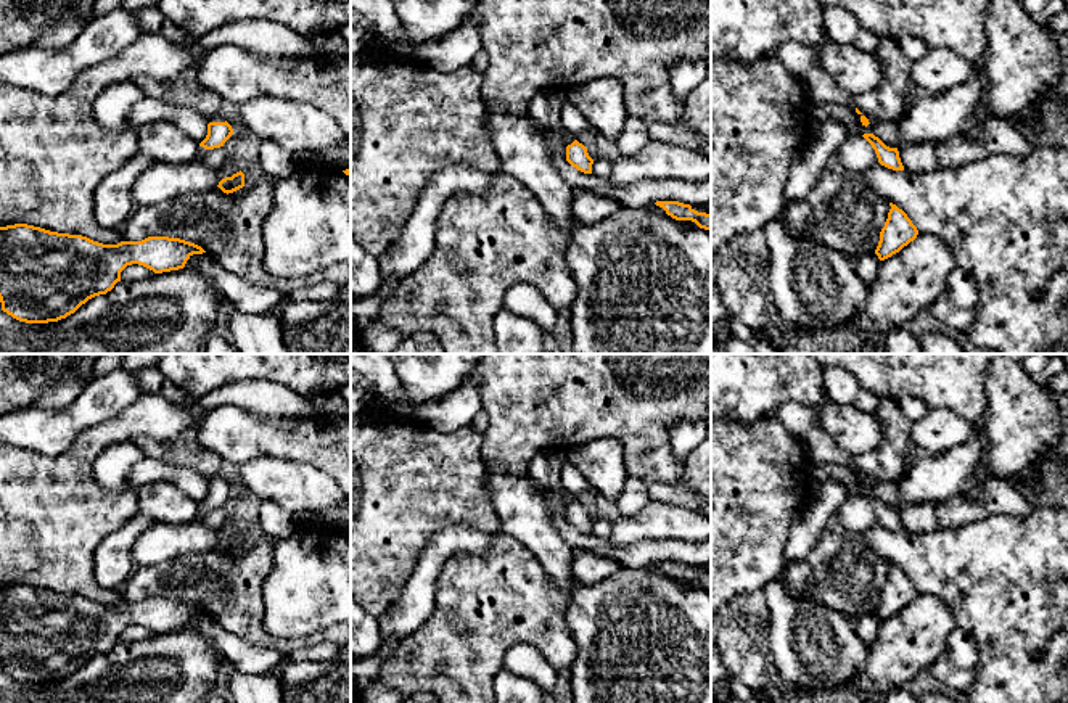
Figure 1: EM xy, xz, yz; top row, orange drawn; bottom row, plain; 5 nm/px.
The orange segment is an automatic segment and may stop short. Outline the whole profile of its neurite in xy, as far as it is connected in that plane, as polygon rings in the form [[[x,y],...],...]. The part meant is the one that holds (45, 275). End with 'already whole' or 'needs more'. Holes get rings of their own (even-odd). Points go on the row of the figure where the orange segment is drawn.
[[[27,224],[0,227],[2,310],[26,323],[48,323],[106,294],[132,264],[154,273],[183,269],[201,246],[169,236],[103,245],[82,235]]] | already whole

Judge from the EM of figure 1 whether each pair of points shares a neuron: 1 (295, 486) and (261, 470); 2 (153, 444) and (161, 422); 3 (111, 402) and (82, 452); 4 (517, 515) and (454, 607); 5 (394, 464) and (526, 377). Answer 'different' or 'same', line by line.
1: same
2: different
3: different
4: different
5: different

